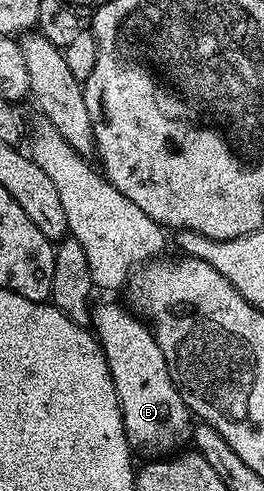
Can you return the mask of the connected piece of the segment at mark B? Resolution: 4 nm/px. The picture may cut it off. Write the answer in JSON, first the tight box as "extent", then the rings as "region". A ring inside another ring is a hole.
{"extent":[91,303,191,457],"region":[[[101,303],[98,307],[96,304],[91,311],[91,330],[107,357],[111,381],[115,381],[130,451],[138,456],[169,457],[190,442],[191,412],[175,381],[171,381],[163,349],[159,349],[152,330],[128,306],[125,307],[117,303]]]}

